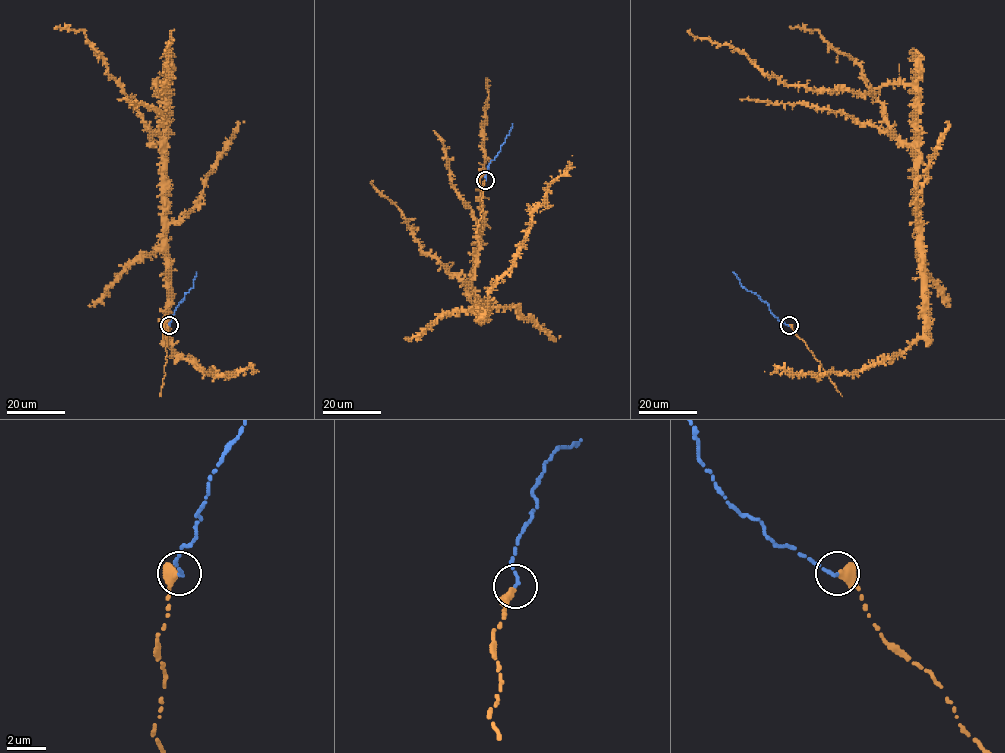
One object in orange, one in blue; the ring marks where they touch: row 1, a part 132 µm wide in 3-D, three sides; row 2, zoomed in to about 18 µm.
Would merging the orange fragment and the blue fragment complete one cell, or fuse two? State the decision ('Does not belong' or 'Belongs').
Belongs

